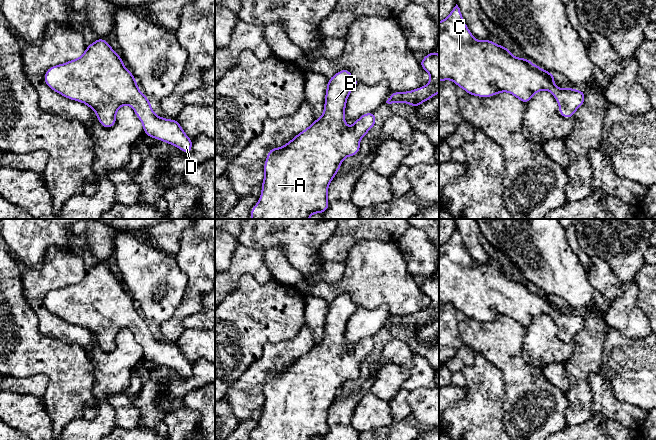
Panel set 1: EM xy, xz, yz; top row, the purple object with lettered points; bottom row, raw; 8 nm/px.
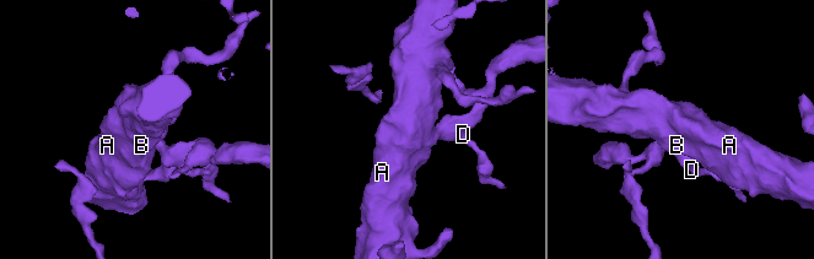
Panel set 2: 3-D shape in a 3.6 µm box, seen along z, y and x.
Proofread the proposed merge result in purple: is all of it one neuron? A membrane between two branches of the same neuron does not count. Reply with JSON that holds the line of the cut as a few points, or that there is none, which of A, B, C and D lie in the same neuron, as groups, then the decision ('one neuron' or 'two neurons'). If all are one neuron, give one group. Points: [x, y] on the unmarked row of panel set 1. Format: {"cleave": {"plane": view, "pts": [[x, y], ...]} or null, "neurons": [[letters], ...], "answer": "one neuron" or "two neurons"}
{"cleave": null, "neurons": [["A", "B", "C", "D"]], "answer": "one neuron"}

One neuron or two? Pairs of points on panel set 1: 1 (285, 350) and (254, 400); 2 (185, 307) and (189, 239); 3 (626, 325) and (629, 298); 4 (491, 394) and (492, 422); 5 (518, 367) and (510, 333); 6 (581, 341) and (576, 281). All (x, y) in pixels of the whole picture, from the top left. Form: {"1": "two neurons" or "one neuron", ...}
{"1": "one neuron", "2": "one neuron", "3": "one neuron", "4": "one neuron", "5": "one neuron", "6": "two neurons"}

